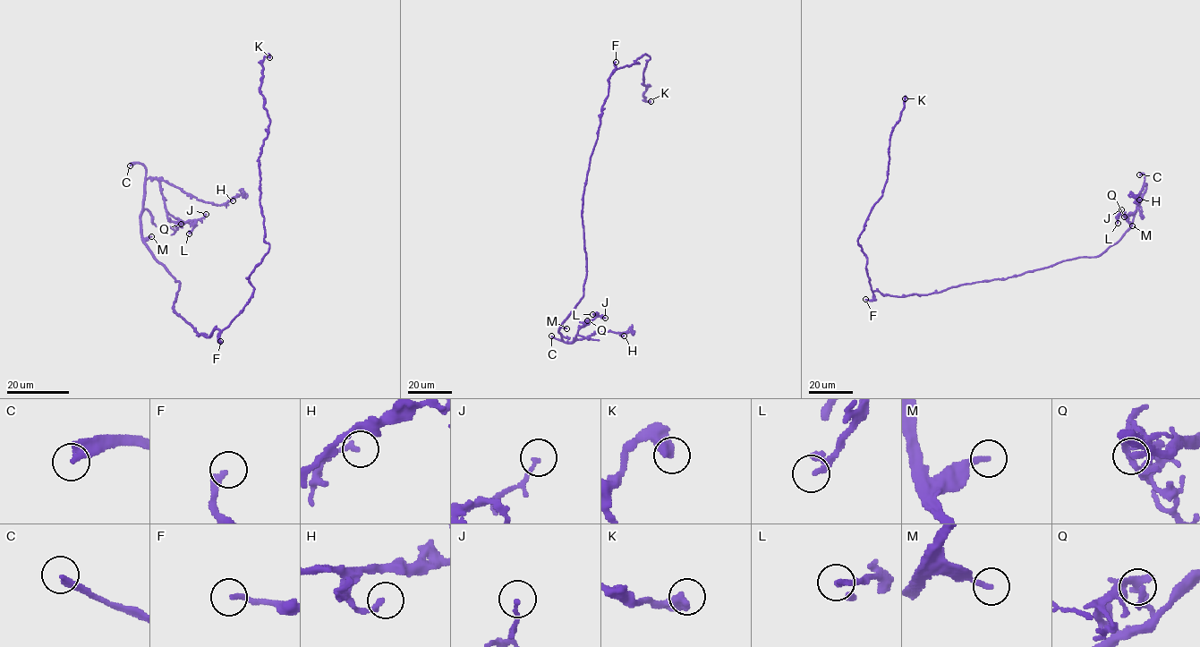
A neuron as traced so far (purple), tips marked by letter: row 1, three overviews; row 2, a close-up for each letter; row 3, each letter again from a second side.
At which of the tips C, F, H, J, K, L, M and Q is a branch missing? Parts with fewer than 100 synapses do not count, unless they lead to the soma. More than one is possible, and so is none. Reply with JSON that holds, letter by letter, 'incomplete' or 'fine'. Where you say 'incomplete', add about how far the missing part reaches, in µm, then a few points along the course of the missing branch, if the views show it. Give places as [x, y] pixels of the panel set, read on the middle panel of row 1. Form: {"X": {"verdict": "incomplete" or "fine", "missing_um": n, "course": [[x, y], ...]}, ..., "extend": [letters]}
{"C": {"verdict": "incomplete", "missing_um": 8}, "F": {"verdict": "incomplete", "missing_um": 110, "course": [[616, 62], [634, 25], [630, 18], [663, 5], [709, 6], [752, 29], [778, 35]]}, "H": {"verdict": "fine"}, "J": {"verdict": "fine"}, "K": {"verdict": "fine"}, "L": {"verdict": "fine"}, "M": {"verdict": "fine"}, "Q": {"verdict": "fine"}, "extend": ["C", "F"]}

